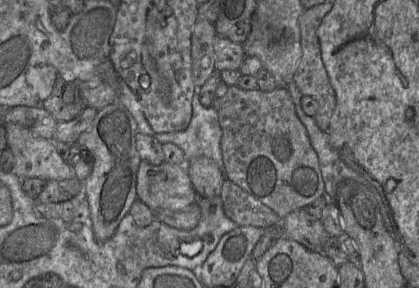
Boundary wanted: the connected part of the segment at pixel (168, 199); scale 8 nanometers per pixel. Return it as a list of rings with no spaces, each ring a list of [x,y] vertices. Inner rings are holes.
[[[145,160],[138,168],[136,194],[153,212],[181,211],[198,199],[185,165],[152,165]]]

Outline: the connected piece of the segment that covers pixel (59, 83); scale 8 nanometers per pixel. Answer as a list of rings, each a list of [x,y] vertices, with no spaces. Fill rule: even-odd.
[[[58,78],[51,94],[44,101],[44,108],[57,122],[70,121],[85,108],[79,92],[78,82],[67,82]]]

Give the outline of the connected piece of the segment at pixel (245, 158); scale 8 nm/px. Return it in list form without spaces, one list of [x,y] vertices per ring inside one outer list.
[[[229,86],[220,100],[218,116],[226,179],[269,207],[280,219],[325,196],[318,155],[286,87],[261,91]]]

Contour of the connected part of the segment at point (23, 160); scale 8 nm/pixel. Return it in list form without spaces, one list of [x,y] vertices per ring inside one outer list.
[[[5,122],[4,126],[7,145],[15,158],[11,173],[22,180],[42,178],[49,181],[75,177],[73,168],[59,155],[53,141],[36,136],[14,122]]]

